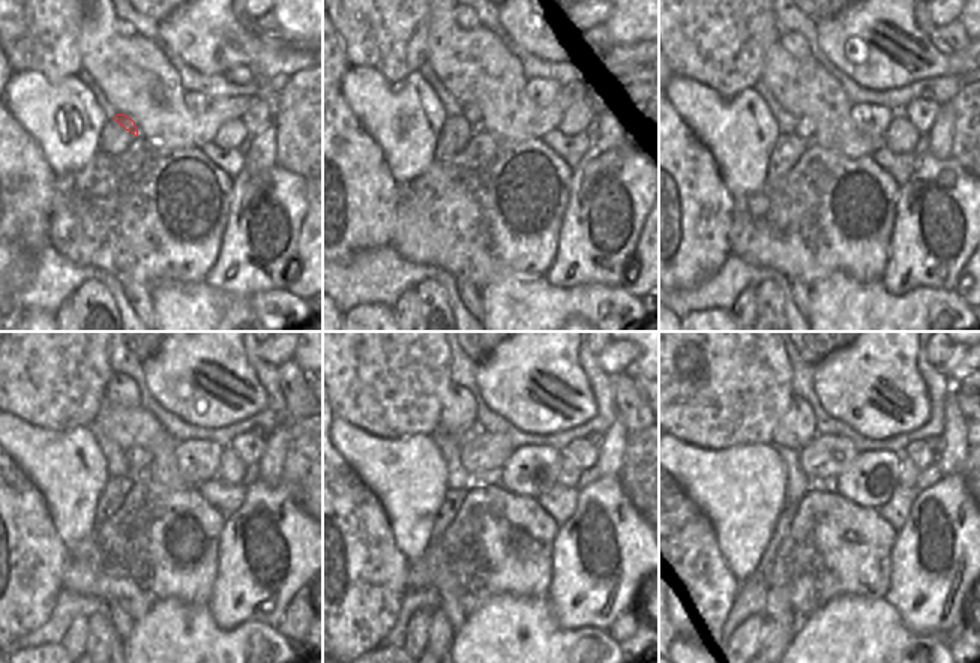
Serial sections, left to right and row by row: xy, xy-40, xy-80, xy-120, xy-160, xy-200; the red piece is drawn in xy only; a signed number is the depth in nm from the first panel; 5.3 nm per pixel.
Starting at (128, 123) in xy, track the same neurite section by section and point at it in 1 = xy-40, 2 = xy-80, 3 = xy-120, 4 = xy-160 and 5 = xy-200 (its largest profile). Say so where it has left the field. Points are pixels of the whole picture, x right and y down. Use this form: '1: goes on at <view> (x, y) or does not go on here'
1: goes on at xy-40 (467, 120)
2: goes on at xy-80 (806, 126)
3: goes on at xy-120 (138, 461)
4: goes on at xy-160 (483, 456)
5: goes on at xy-200 (827, 456)

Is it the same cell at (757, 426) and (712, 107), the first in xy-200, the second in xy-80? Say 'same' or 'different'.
different

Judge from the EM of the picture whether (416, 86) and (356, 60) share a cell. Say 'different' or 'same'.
different

